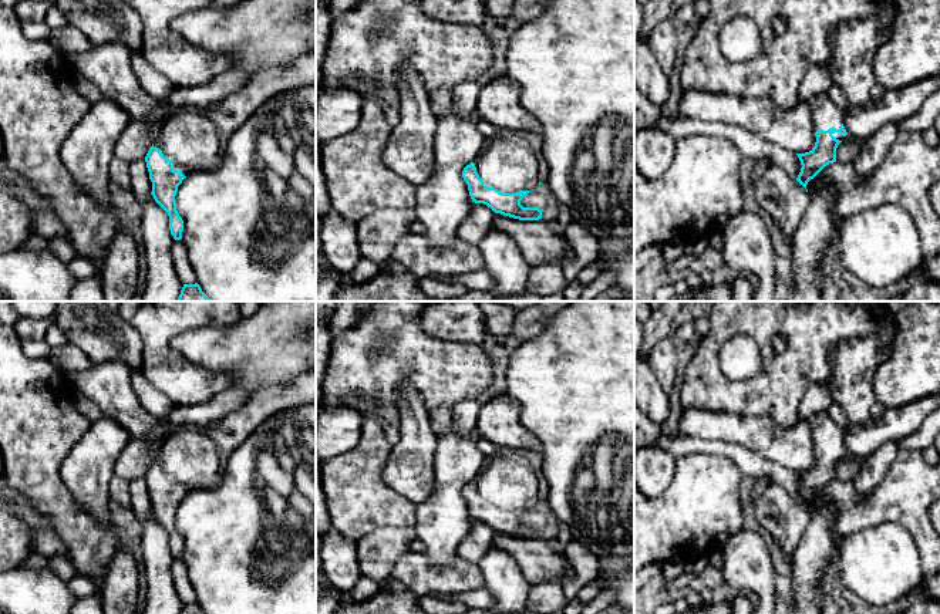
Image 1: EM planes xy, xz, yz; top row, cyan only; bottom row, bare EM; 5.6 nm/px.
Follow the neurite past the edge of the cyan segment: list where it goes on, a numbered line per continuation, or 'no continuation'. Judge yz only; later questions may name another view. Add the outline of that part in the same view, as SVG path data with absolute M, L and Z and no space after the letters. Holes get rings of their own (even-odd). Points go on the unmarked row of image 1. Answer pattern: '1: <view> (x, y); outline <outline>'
1: yz (825, 432); outline M816 412L806 418L811 428L813 449L828 449L840 446L843 431L835 424L828 412Z

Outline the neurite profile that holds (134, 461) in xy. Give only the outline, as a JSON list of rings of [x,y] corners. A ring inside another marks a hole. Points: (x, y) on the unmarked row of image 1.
[[[132,438],[115,462],[115,475],[132,482],[145,478],[155,460],[155,449],[146,438]]]

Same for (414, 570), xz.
[[[408,551],[394,564],[391,577],[417,596],[456,596],[485,587],[479,566],[458,556],[438,569],[424,553]]]

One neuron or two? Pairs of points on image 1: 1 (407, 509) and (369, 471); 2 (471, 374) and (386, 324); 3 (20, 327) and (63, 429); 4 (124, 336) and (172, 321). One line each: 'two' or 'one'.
1: one
2: one
3: two
4: two

